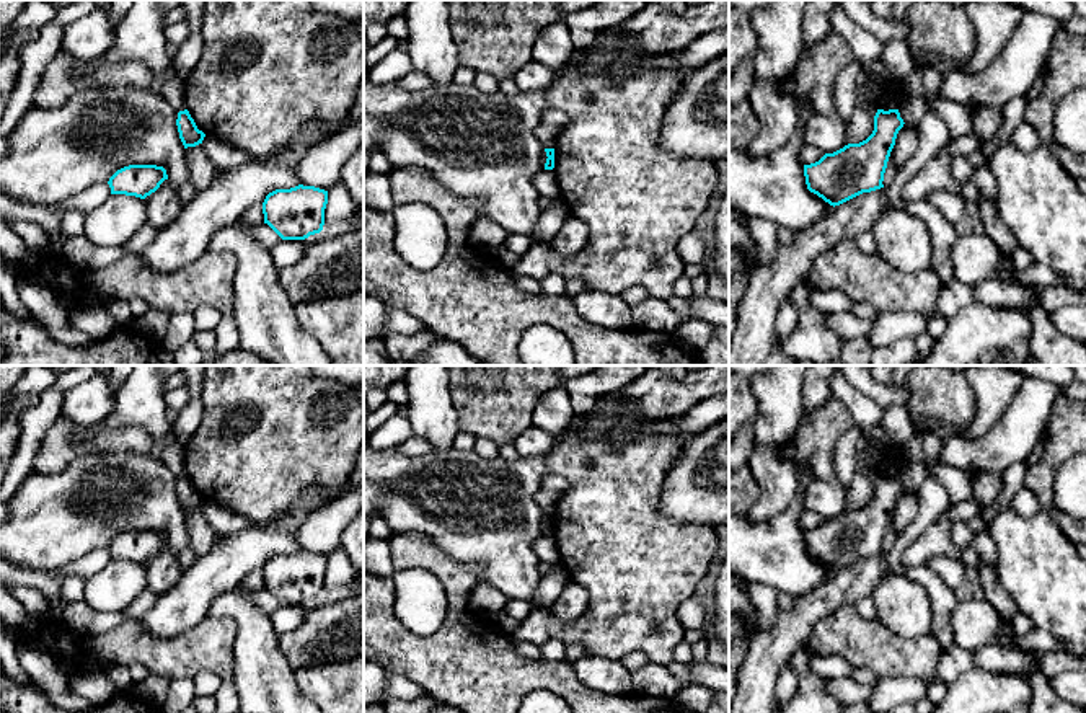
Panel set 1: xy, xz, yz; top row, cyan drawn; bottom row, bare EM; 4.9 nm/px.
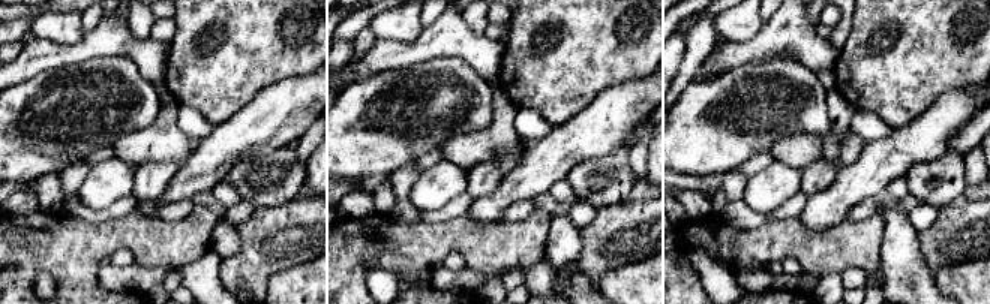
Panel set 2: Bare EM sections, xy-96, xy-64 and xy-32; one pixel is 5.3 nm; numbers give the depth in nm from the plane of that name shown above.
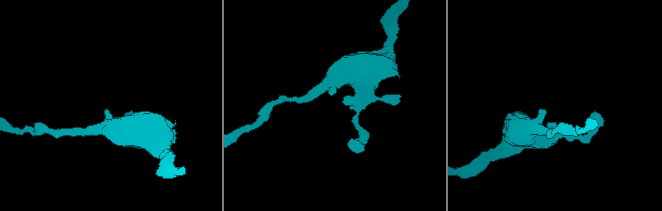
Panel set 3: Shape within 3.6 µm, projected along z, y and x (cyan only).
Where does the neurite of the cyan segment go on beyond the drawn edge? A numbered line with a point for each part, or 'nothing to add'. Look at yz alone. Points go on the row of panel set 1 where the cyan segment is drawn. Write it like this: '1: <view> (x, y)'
nothing to add

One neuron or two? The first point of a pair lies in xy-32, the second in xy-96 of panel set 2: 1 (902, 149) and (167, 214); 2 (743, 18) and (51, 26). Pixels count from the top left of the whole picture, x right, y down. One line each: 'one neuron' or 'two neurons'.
1: two neurons
2: one neuron

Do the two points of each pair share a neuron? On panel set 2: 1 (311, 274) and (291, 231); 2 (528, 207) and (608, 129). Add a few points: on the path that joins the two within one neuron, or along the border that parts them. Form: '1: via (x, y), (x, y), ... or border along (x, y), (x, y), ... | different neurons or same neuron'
1: border along (311, 258), (279, 270), (273, 276) | different neurons
2: border along (533, 198), (513, 202), (504, 211), (503, 219) | different neurons

